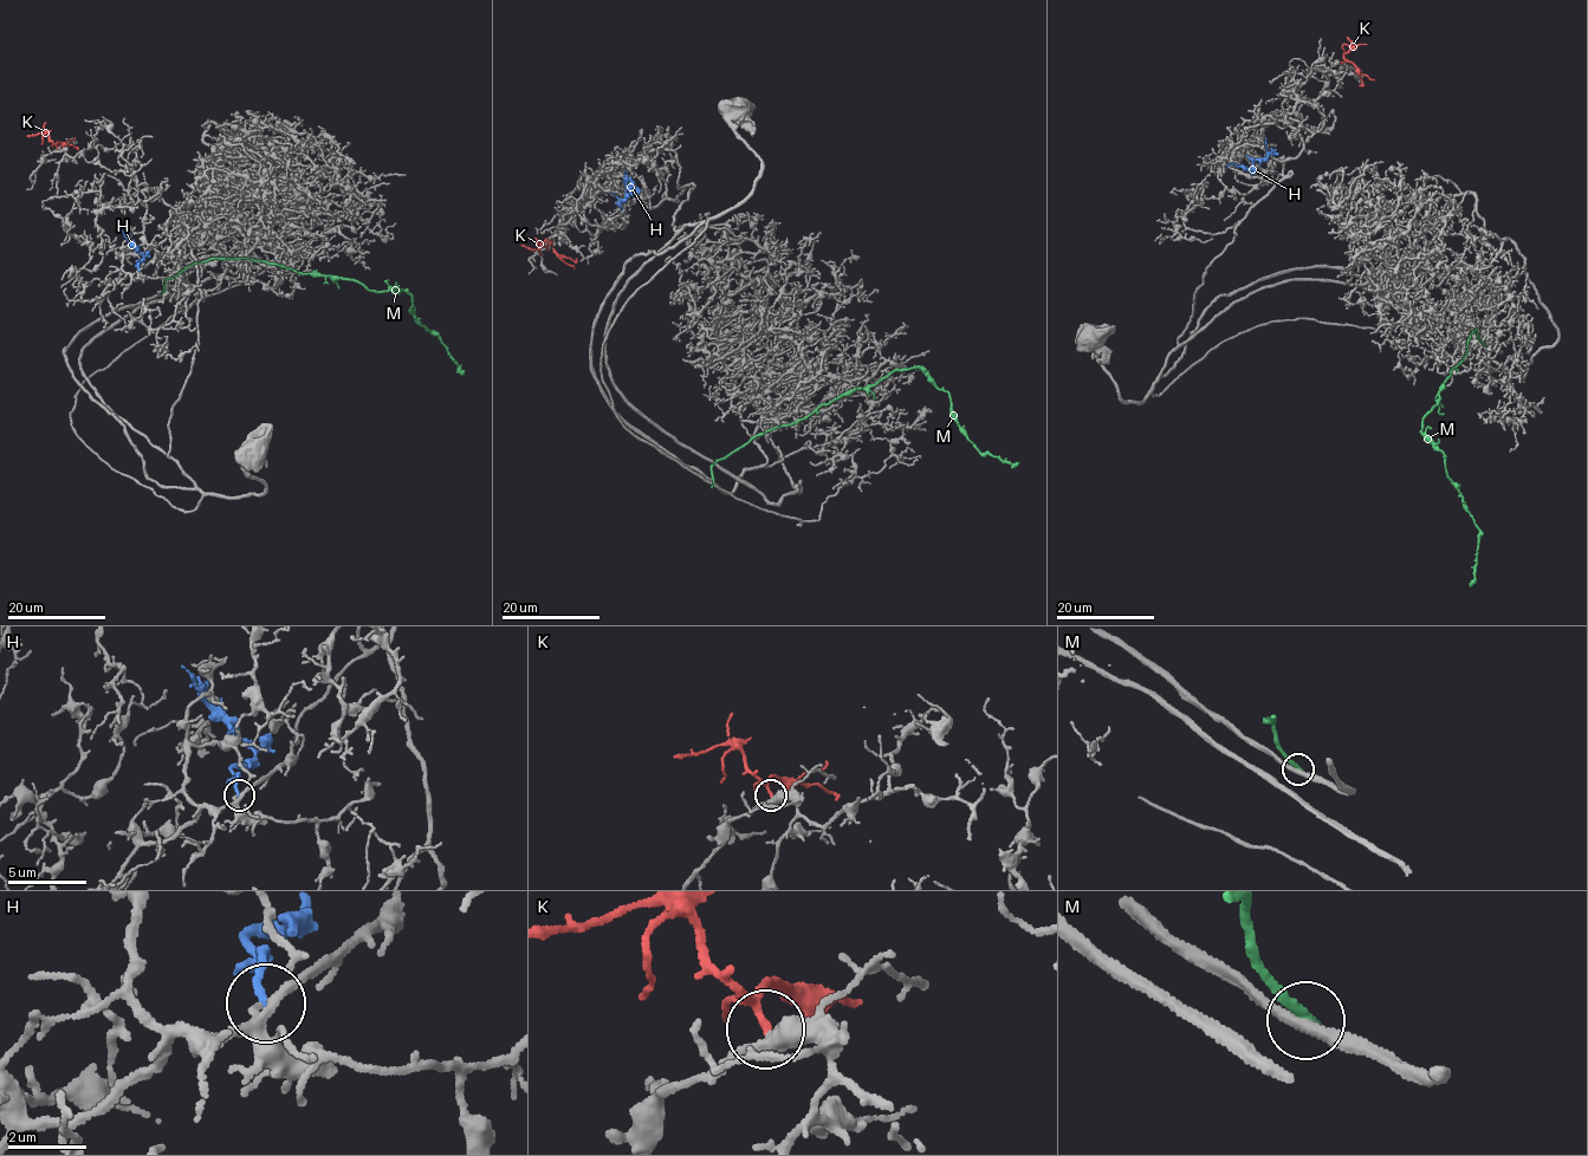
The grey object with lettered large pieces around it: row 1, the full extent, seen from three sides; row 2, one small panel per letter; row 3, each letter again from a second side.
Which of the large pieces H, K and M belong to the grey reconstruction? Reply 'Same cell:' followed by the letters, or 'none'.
Same cell: K

